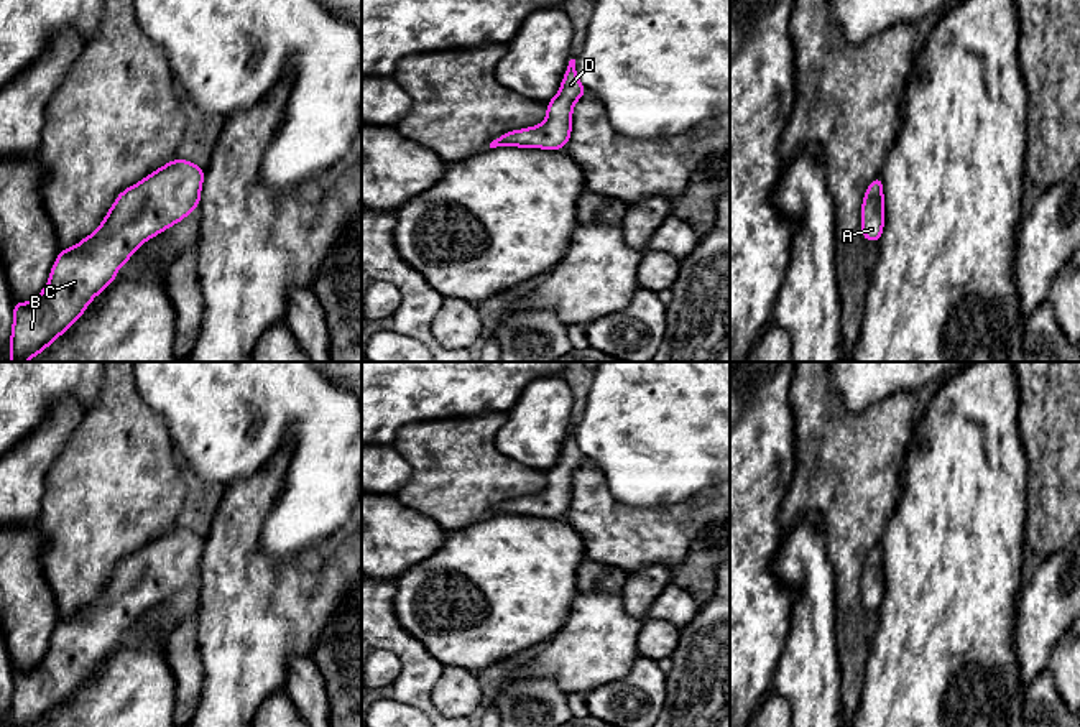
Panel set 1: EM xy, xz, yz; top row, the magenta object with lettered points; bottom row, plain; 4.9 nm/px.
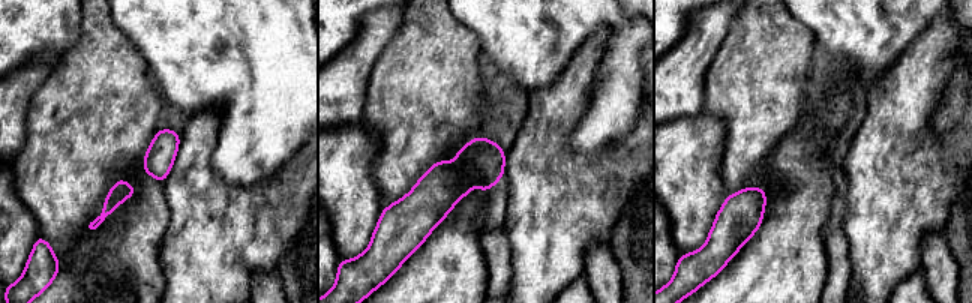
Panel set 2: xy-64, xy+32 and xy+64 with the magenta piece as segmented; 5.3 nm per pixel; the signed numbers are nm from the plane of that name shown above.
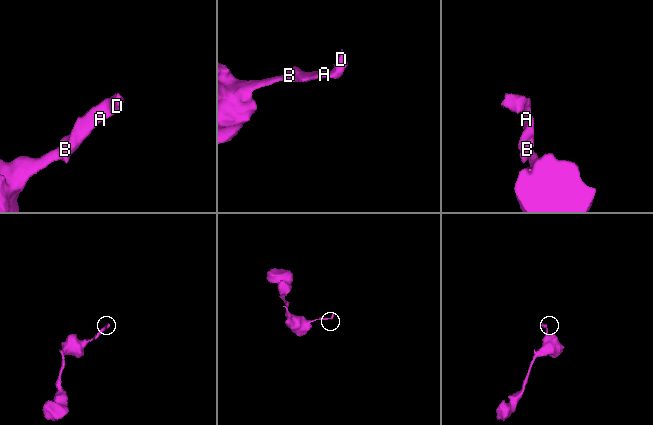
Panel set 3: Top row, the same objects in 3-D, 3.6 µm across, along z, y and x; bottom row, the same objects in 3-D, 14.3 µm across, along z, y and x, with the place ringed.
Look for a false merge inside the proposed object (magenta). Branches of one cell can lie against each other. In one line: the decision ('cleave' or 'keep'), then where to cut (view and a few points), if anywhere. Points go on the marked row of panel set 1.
keep | no cut

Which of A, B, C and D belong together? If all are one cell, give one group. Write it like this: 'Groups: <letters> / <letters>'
Groups: A B C D

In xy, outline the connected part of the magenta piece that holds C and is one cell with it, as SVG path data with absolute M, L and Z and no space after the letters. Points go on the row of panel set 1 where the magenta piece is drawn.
M174 158L140 183L122 191L94 234L77 245L61 250L51 268L49 281L38 298L30 303L13 303L12 362L28 362L41 354L117 278L118 268L132 258L141 243L189 215L201 204L204 173L205 169L197 164Z

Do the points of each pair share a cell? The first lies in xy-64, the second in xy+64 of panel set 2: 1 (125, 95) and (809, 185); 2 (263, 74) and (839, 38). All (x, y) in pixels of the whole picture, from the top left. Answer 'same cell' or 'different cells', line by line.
1: different cells
2: same cell

